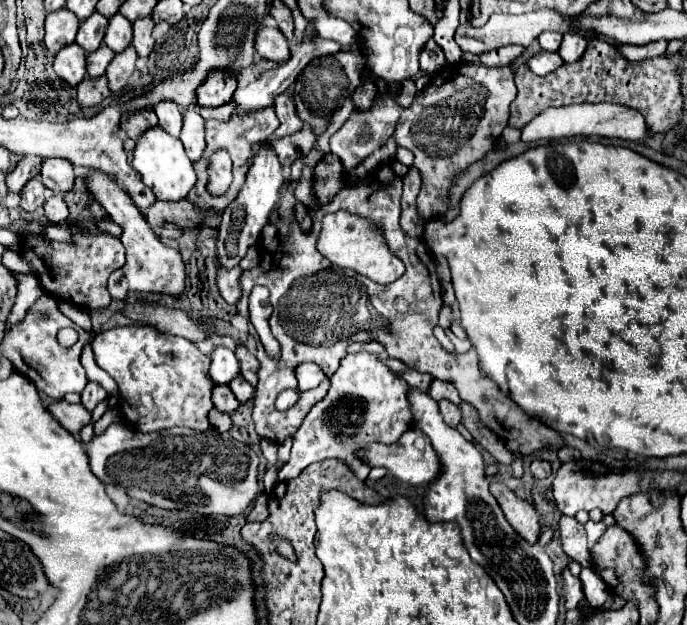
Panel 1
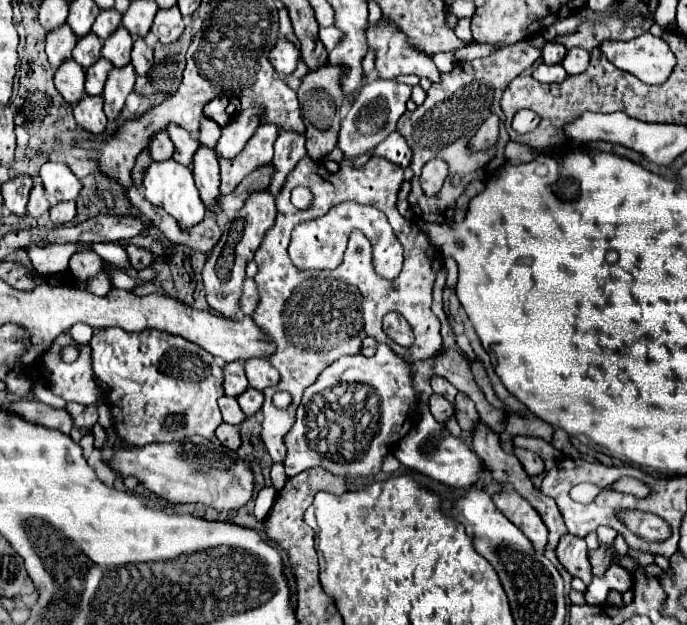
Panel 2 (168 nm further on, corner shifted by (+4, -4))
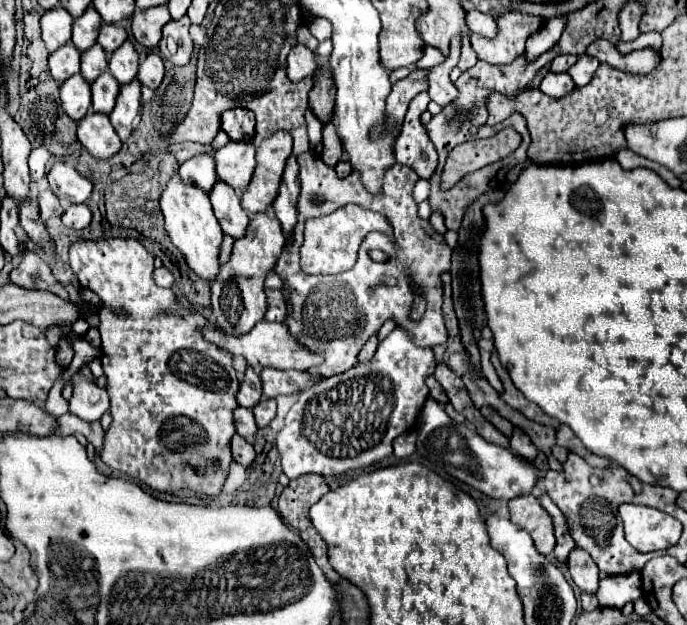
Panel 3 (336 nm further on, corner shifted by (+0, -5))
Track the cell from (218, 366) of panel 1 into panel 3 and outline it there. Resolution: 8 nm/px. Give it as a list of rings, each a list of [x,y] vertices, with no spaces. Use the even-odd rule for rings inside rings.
[[[249,367],[245,373],[245,379],[237,393],[237,401],[241,407],[247,407],[247,409],[253,409],[257,401],[261,401],[261,379],[253,367]]]

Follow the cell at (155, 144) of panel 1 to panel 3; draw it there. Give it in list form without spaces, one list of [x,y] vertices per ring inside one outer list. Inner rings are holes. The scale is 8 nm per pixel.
[[[179,175],[171,177],[171,181],[167,183],[163,195],[161,195],[161,211],[165,217],[165,231],[171,239],[171,243],[183,253],[187,265],[193,269],[193,273],[211,283],[217,273],[219,273],[219,251],[221,251],[221,243],[223,243],[223,231],[219,221],[213,215],[211,209],[211,201],[205,193],[201,193],[201,189],[197,189],[195,185],[183,185]]]

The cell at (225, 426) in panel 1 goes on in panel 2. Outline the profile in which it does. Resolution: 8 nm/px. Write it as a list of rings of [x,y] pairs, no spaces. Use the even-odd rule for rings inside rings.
[[[221,424],[217,430],[215,430],[219,442],[223,446],[227,446],[229,450],[237,450],[239,444],[241,444],[241,438],[239,438],[239,428],[237,426],[231,426],[231,424]]]

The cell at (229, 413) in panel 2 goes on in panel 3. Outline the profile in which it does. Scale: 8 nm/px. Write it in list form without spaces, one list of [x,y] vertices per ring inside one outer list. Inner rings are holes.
[[[237,407],[235,409],[235,427],[237,427],[237,433],[241,437],[245,437],[245,439],[251,441],[255,437],[255,433],[257,433],[253,411],[245,409],[245,407]]]

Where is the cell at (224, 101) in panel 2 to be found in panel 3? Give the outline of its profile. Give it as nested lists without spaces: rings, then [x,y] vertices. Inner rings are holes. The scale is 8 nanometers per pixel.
[[[229,109],[221,117],[221,127],[231,141],[249,141],[255,135],[255,117],[249,109]]]

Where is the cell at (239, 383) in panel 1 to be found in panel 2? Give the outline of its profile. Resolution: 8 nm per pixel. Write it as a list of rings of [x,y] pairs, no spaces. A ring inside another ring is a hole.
[[[247,388],[243,394],[237,396],[237,402],[239,402],[241,410],[245,412],[245,416],[251,416],[261,408],[263,394],[259,390],[255,390],[255,388]]]

